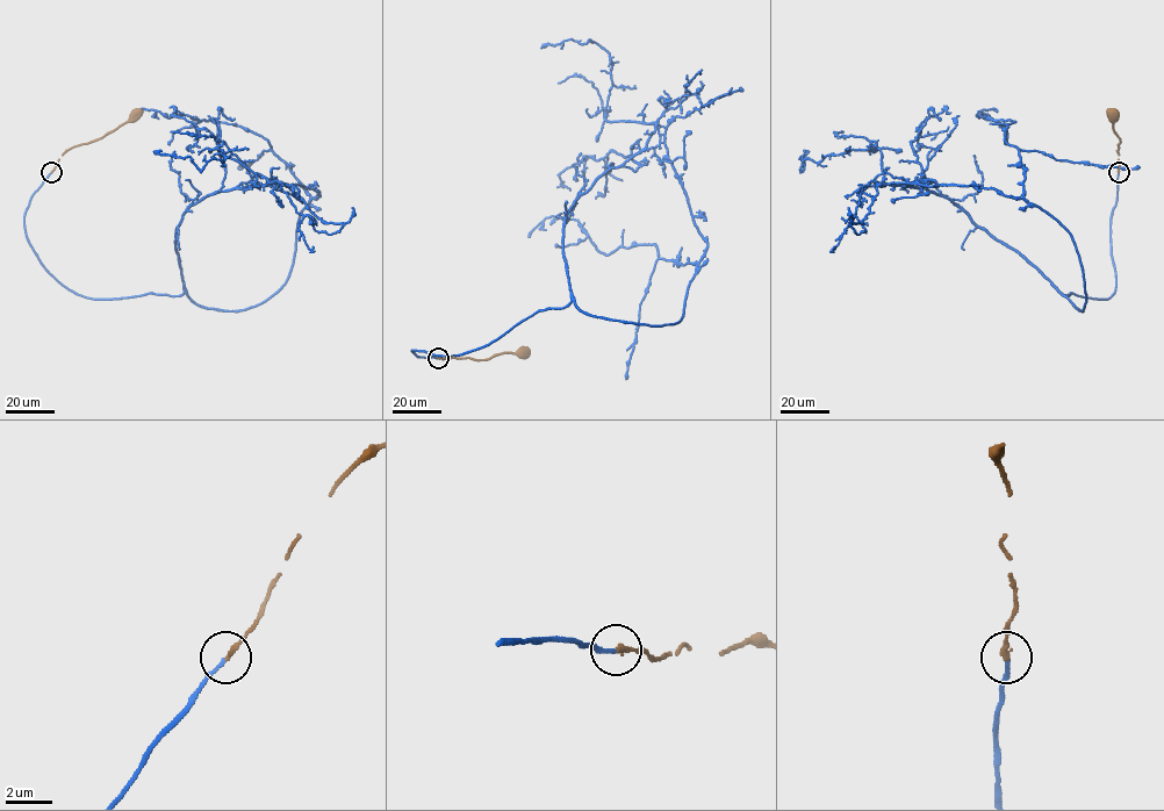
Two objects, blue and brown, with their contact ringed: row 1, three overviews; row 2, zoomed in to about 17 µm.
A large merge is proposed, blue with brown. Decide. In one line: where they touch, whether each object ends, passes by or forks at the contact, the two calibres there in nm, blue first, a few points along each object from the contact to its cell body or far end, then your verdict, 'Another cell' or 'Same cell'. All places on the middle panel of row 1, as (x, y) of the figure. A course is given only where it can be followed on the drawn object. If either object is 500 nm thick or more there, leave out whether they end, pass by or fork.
Place: (438, 358). At the ring blue ends. At the ring brown ends. Thickness 150 nm (blue) against 190 nm. Course of blue: (438, 358), (411, 350), (481, 347), (572, 295), (588, 315), (677, 322), (708, 243), (665, 133), (739, 87). Course of brown: (438, 358), (489, 359), (504, 352), (523, 351). Same cell

